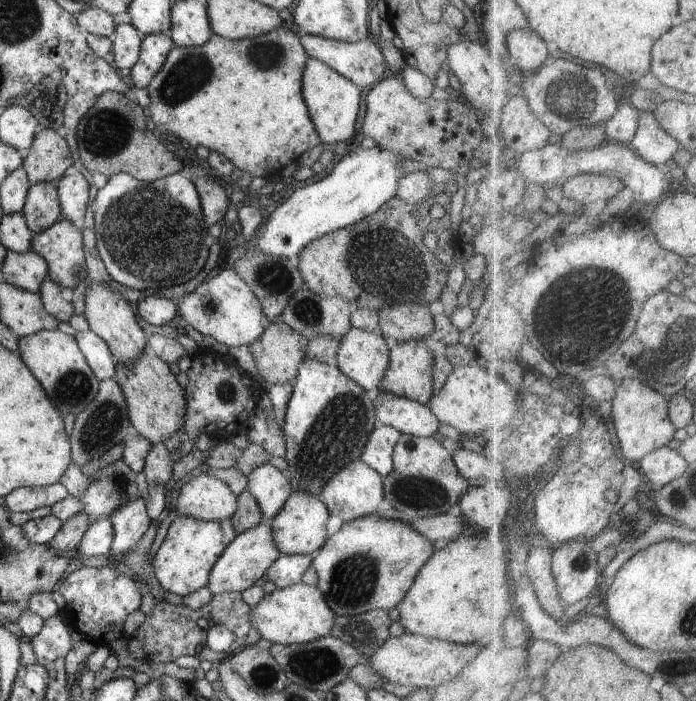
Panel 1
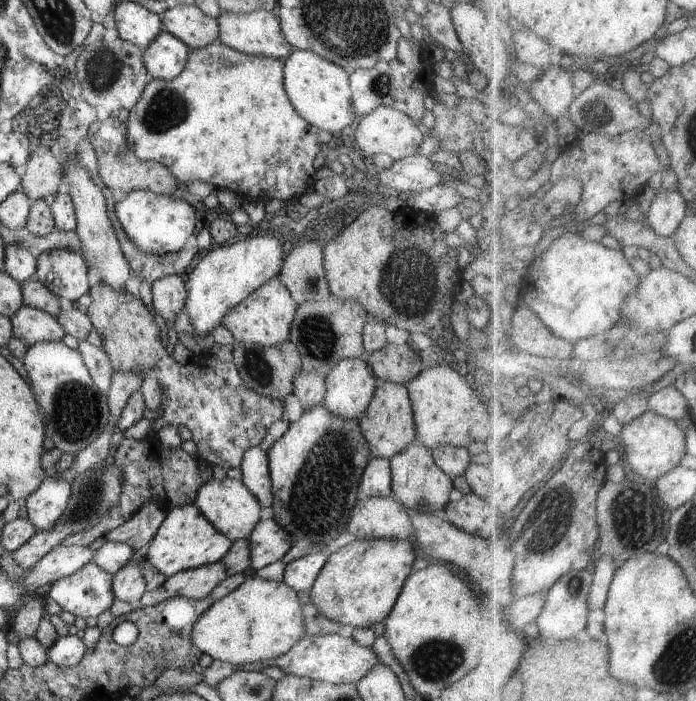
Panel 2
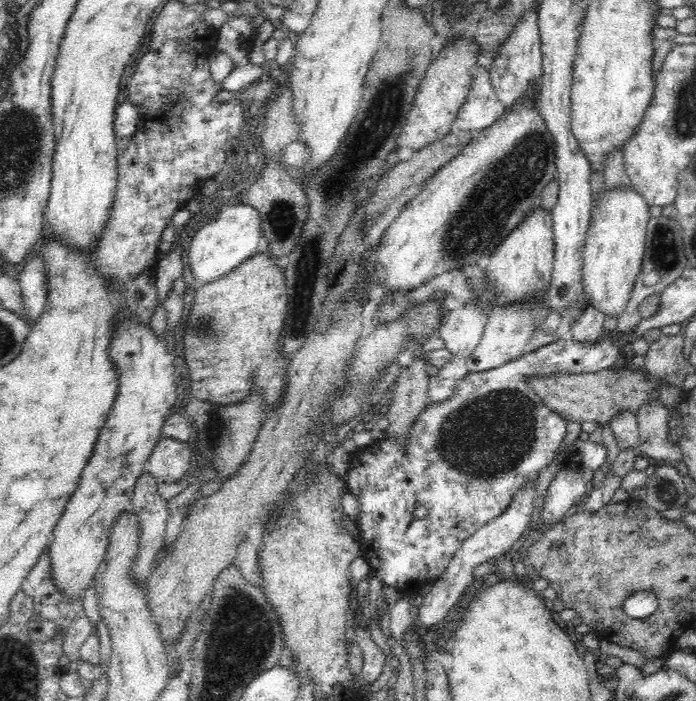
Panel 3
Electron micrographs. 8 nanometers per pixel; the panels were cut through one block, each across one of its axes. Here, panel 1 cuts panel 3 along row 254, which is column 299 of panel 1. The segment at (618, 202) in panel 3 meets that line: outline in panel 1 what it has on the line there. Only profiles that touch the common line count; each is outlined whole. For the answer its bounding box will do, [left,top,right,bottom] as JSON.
[251,583,337,645]

